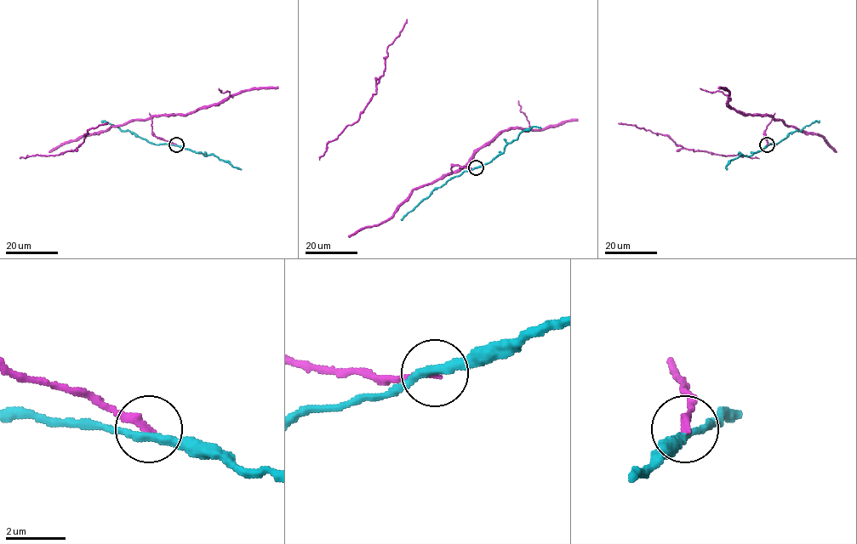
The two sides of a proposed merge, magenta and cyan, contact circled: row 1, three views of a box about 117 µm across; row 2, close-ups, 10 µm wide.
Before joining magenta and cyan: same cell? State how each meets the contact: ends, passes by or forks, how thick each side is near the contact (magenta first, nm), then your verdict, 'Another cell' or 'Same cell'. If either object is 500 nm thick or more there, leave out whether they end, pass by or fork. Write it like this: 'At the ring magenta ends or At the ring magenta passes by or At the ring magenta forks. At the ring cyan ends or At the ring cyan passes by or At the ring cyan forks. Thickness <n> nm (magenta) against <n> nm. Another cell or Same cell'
At the ring magenta ends. At the ring cyan passes by. Thickness 240 nm (magenta) against 280 nm. Another cell

